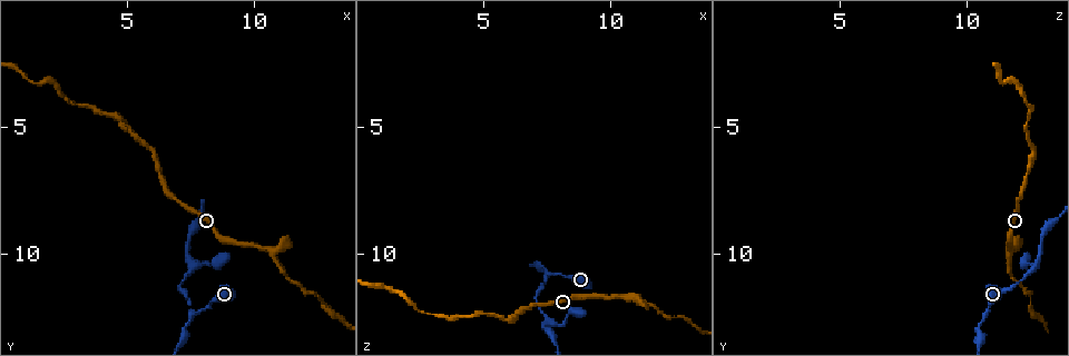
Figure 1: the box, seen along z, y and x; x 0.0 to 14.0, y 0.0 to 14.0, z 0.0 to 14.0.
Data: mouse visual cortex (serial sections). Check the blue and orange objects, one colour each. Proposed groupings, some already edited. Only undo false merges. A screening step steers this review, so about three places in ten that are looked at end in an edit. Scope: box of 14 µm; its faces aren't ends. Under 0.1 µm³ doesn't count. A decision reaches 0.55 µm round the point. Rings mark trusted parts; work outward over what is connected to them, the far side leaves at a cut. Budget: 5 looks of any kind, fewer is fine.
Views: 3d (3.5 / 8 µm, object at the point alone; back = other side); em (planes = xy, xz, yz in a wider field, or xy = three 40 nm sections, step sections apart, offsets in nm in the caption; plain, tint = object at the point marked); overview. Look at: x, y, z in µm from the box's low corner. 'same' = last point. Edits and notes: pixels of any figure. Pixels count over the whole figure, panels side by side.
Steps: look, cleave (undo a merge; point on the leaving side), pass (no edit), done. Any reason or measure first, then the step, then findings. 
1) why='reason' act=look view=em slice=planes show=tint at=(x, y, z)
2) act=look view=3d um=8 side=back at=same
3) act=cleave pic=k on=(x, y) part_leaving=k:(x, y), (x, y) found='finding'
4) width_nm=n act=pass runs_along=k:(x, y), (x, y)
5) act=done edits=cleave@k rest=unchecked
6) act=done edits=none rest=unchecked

why='abrupt turn' act=look view=3d um=3.5 at=(7.6, 12.2, 10.8)

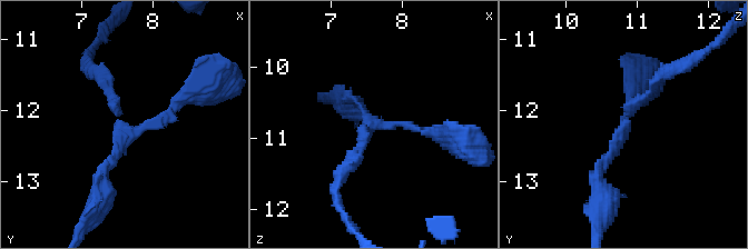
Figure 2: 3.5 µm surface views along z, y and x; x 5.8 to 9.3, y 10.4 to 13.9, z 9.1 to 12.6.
arms=3 arm_widths_nm=100,150,150 why='need the tissue' act=look view=em slice=planes show=tint at=(7.65, 12.35, 10.80)

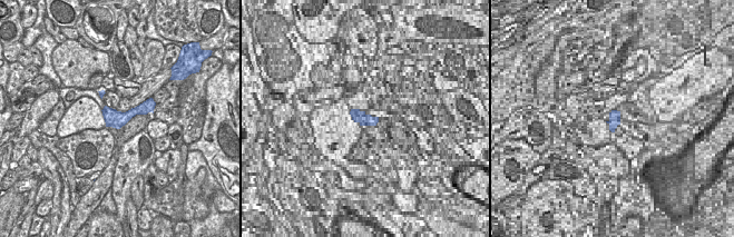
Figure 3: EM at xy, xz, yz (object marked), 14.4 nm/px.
act=look view=em slice=xy step=1 show=tint at=same

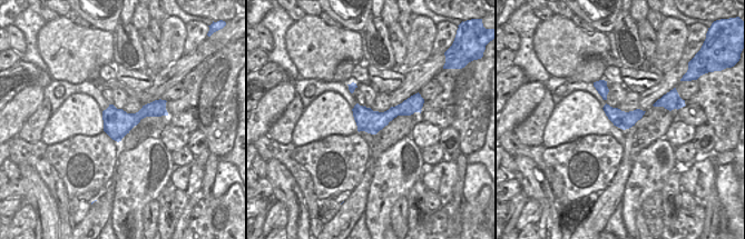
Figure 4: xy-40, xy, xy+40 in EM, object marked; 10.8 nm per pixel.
width_nm=240 act=pass runs_along=2:(439, 133), (371, 126), (354, 160) found='continuous, no second cell'

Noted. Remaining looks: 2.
why='calibre changes' act=look view=em slice=xy step=3 show=tint at=(11.2, 10.6, 11.6)

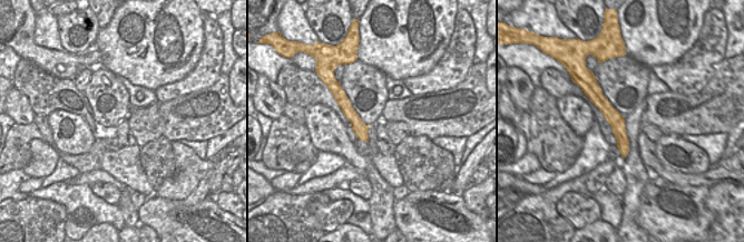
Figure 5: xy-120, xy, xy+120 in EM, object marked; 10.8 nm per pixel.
why='see where the arms go' act=look view=3d um=3.5 at=same

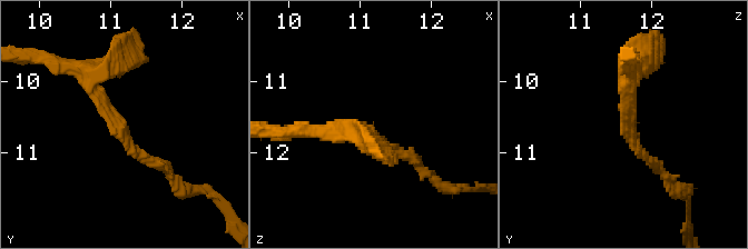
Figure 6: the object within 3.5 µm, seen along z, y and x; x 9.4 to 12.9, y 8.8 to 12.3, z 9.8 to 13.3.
arm_widths_nm=150,250 act=pass runs_along=6:(70, 65), (90, 79), (125, 143), (163, 167) found='one cell here'

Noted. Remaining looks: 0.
act=done edits=none rest=unchecked

